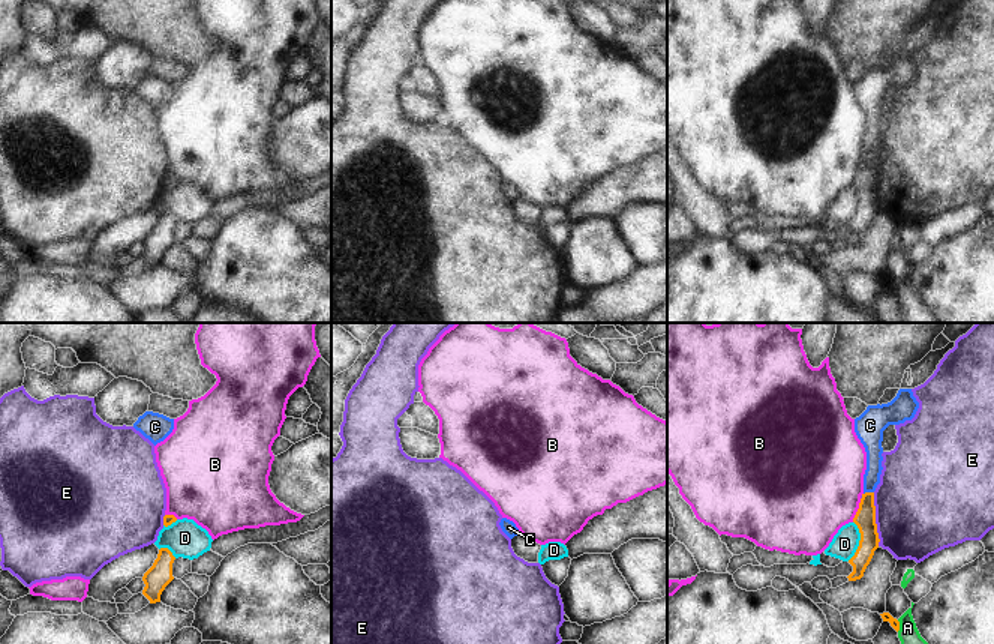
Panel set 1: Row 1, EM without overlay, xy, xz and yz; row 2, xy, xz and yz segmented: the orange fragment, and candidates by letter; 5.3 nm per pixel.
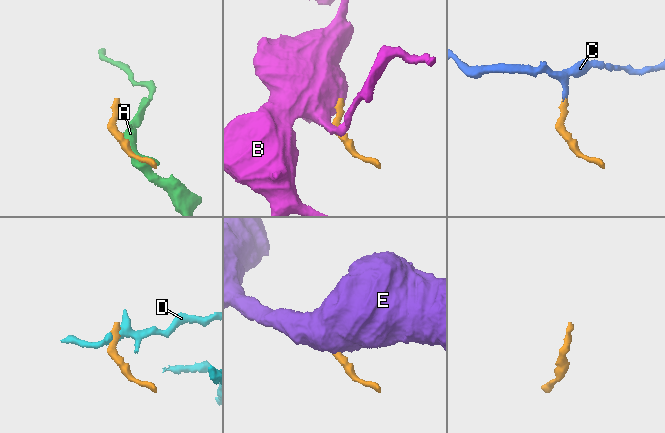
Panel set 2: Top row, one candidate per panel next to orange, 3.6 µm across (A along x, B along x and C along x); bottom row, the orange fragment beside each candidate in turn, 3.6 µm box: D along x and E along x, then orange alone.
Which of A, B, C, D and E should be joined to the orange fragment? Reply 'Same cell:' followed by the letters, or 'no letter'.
Same cell: C

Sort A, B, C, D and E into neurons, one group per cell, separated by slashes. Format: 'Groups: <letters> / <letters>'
Groups: A / B / C / D / E.

